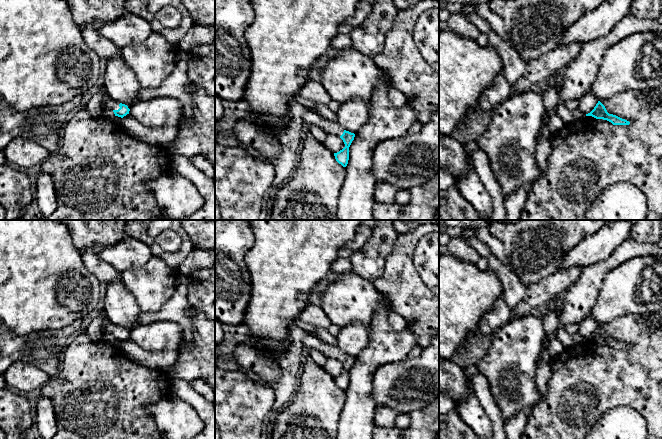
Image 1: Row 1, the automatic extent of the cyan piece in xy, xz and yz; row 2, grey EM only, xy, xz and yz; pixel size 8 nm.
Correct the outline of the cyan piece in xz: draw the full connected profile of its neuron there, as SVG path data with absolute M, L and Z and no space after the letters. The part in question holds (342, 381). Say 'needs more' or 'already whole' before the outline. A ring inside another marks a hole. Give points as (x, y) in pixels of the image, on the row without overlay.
needs more | M306 335L303 339L303 344L306 348L313 348L322 352L328 358L339 360L345 371L337 377L334 377L336 385L343 391L346 391L349 384L349 371L354 364L355 358L344 354L336 345L322 341L313 335Z

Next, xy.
needs more | M108 318L104 320L102 327L103 327L102 332L111 333L114 336L115 340L123 342L124 340L129 338L130 331L128 331L125 328L112 324L108 320Z

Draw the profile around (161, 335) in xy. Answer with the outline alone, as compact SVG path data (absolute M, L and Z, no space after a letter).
M156 321L139 325L129 335L129 339L147 351L177 350L183 330L173 321Z

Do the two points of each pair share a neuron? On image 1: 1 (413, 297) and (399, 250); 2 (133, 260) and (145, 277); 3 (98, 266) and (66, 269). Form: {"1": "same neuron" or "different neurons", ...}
{"1": "same neuron", "2": "different neurons", "3": "different neurons"}

